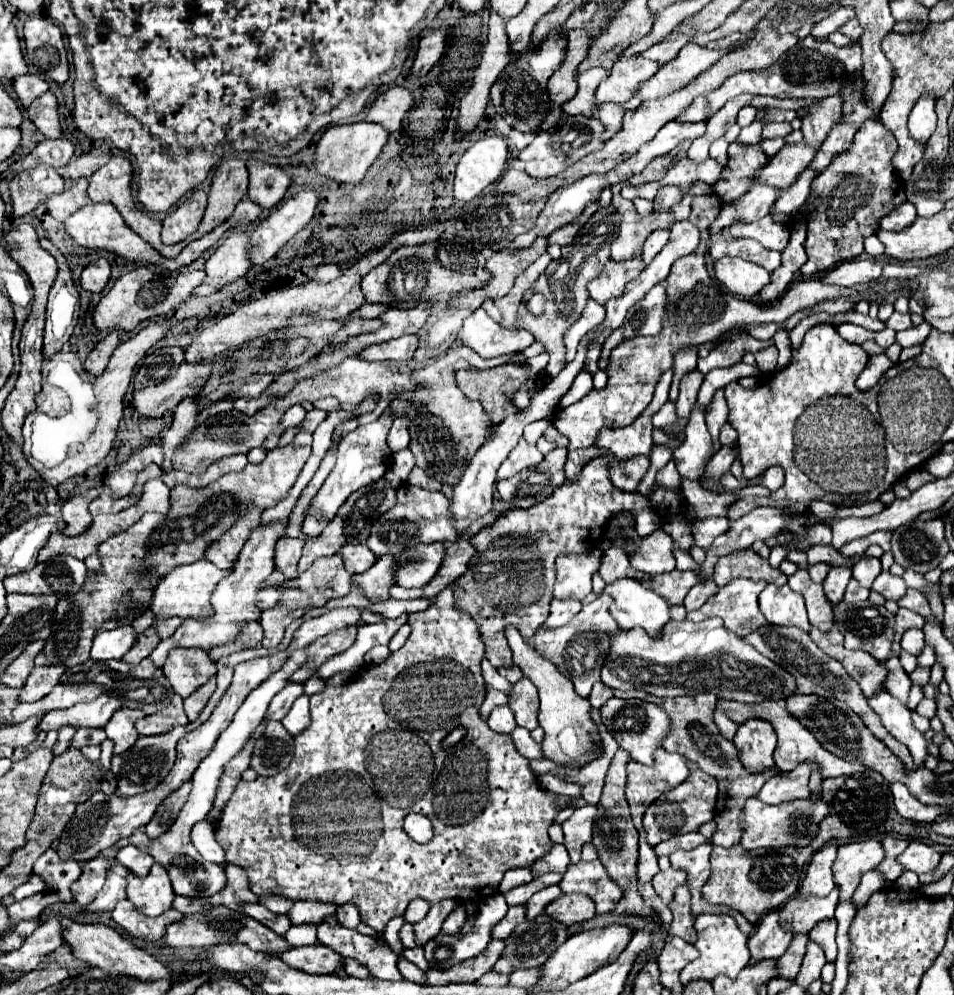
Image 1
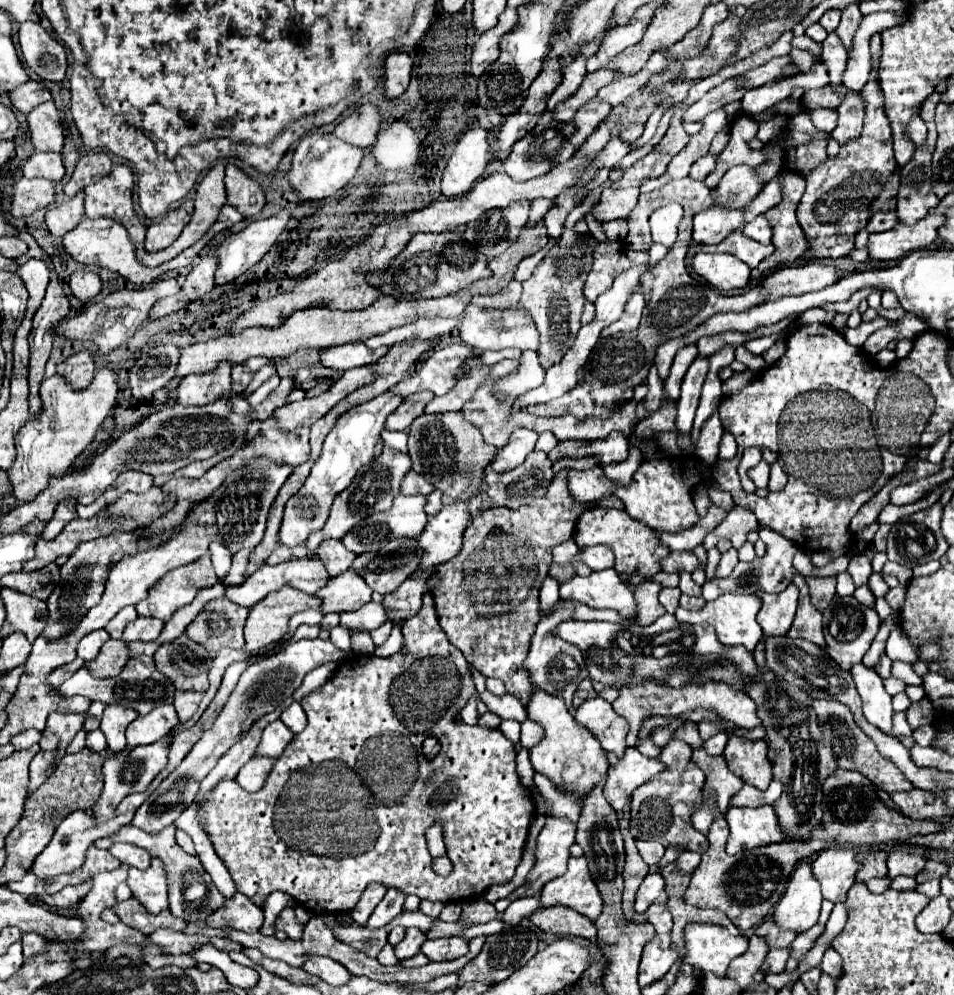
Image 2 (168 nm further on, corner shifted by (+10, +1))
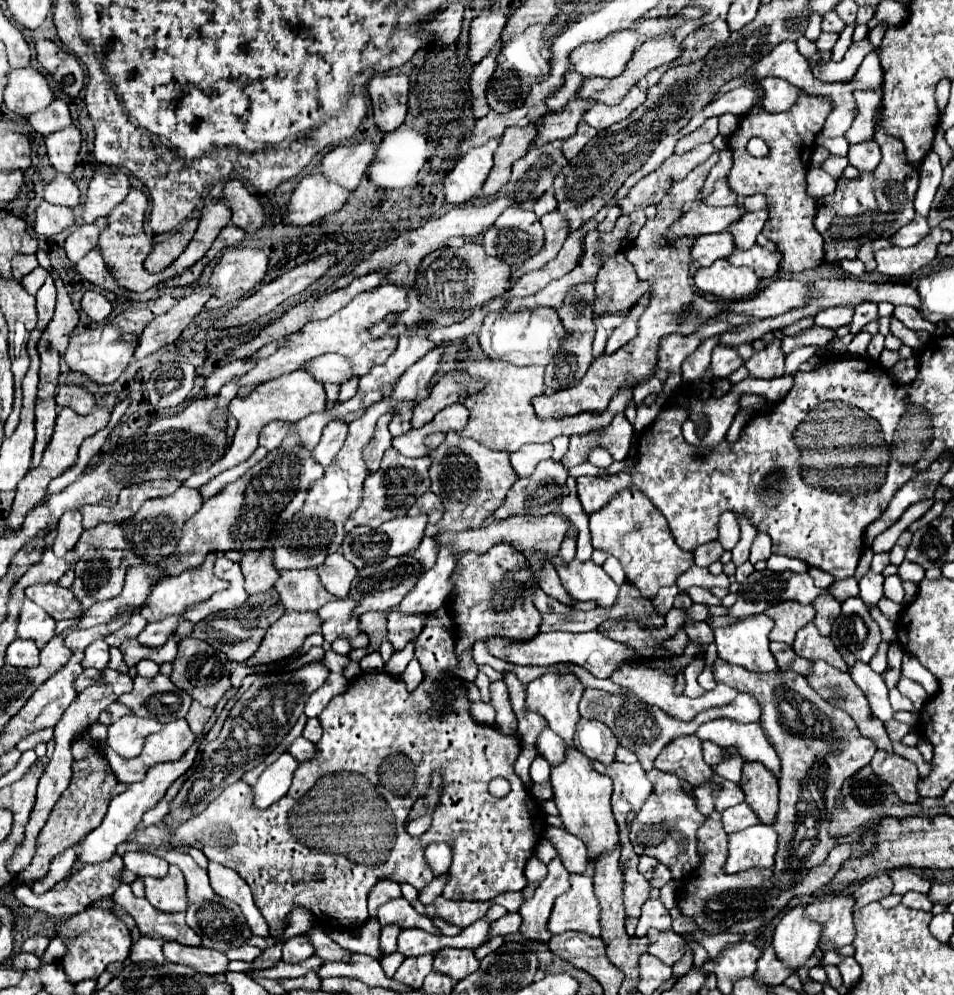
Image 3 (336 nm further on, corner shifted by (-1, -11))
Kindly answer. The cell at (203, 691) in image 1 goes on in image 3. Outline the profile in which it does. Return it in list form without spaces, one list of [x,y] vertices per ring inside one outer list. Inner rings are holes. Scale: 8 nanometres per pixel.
[[[193,702],[193,704],[191,704],[191,710],[189,710],[189,714],[187,714],[185,720],[187,720],[191,732],[193,732],[197,738],[201,736],[201,732],[203,732],[203,728],[205,728],[205,724],[209,722],[211,714],[213,714],[213,708],[205,708],[205,706],[201,706],[199,702]]]

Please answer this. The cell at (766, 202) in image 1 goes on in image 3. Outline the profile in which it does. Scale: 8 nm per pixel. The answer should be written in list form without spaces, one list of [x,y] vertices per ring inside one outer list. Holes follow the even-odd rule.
[[[719,232],[719,234],[701,234],[695,240],[695,246],[691,250],[691,256],[699,266],[709,266],[719,258],[729,258],[735,250],[735,242],[731,232]]]

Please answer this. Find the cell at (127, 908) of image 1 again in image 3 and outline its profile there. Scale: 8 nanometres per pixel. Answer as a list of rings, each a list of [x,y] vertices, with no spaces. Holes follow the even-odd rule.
[[[121,884],[113,894],[113,900],[123,906],[137,922],[143,936],[161,938],[167,942],[179,942],[187,946],[199,946],[201,938],[185,924],[185,914],[165,914],[153,908],[147,898],[135,898],[129,884]]]

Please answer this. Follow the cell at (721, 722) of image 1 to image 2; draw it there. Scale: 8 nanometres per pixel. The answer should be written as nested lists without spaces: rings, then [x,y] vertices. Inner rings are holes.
[[[716,734],[716,736],[708,738],[702,748],[704,748],[708,754],[722,754],[726,742],[728,742],[728,734]]]

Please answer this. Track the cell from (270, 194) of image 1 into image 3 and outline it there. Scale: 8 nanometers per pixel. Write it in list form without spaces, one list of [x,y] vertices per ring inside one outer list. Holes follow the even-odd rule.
[[[229,180],[225,184],[225,198],[231,204],[231,222],[245,232],[257,232],[265,224],[265,210],[259,200],[247,192],[243,182]]]

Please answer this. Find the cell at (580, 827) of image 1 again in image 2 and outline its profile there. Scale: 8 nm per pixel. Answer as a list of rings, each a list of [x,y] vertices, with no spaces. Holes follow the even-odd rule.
[[[552,816],[546,818],[546,824],[540,830],[538,838],[536,838],[536,862],[534,862],[534,868],[526,876],[526,886],[530,886],[530,894],[538,894],[544,888],[546,882],[562,876],[566,872],[566,862],[570,858],[568,848],[574,844],[574,836],[576,836],[576,824],[572,824],[570,820],[552,818]]]

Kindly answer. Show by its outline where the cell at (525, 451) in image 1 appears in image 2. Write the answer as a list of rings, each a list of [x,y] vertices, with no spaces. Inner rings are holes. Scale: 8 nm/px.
[[[524,428],[516,430],[510,436],[510,442],[498,450],[496,460],[492,462],[492,470],[494,472],[508,472],[508,470],[520,466],[526,460],[526,456],[534,450],[536,440],[538,440],[536,432],[524,430]]]

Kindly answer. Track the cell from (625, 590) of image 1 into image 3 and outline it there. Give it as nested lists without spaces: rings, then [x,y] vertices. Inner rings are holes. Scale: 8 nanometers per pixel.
[[[553,558],[553,564],[559,572],[559,578],[565,590],[575,600],[593,600],[599,608],[611,608],[617,602],[619,586],[605,574],[601,566],[589,562],[573,560],[571,564],[563,564],[561,558]]]

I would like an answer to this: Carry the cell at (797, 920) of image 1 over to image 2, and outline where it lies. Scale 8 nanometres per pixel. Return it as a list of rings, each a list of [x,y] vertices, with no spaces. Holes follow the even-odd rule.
[[[766,918],[760,926],[756,926],[754,934],[762,934],[762,938],[766,938],[770,950],[776,950],[776,948],[788,948],[790,942],[796,938],[794,932],[790,930],[780,930],[778,926],[774,926],[776,922],[772,918]]]

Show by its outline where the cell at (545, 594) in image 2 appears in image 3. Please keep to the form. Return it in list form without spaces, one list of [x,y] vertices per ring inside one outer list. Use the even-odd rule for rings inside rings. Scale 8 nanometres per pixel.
[[[569,538],[569,540],[563,540],[561,544],[561,550],[559,550],[559,556],[565,564],[569,564],[573,558],[575,558],[575,540]]]

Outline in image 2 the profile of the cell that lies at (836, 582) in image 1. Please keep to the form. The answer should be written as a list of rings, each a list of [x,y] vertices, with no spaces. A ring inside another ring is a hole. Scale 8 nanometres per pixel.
[[[808,576],[806,584],[810,588],[810,598],[816,610],[826,610],[828,602],[834,598],[836,594],[836,578],[814,578]]]

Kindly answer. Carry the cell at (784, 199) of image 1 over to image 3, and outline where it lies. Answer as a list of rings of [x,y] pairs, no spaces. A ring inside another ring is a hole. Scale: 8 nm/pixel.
[[[769,210],[747,212],[745,218],[741,218],[741,222],[737,222],[737,226],[729,228],[729,232],[733,234],[739,250],[747,250],[749,246],[755,244],[755,238],[763,230],[767,218],[769,218]]]

